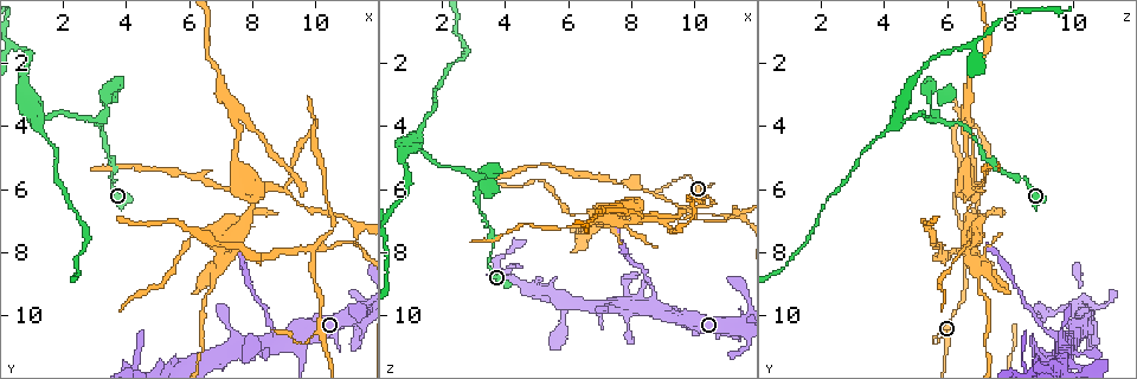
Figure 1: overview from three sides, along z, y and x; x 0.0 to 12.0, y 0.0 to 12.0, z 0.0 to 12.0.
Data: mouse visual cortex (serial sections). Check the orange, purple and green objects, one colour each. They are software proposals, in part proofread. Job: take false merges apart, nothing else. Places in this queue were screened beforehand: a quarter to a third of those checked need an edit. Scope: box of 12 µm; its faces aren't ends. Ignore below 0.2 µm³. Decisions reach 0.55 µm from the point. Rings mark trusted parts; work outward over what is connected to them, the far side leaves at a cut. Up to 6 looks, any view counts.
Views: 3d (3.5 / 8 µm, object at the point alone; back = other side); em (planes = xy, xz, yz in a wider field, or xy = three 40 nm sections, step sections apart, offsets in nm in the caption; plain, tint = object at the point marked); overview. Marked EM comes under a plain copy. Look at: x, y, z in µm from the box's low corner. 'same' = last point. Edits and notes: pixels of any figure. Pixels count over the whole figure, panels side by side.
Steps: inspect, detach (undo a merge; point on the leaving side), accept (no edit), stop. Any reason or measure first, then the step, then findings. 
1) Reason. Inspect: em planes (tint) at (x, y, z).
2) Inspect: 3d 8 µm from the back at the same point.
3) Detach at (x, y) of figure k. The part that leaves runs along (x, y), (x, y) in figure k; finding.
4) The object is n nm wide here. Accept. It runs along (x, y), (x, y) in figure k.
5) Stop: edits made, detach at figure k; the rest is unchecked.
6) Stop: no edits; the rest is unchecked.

Two arms in line, one across. Inspect: 3d 8 µm at (9.5, 11.0, 10.0).

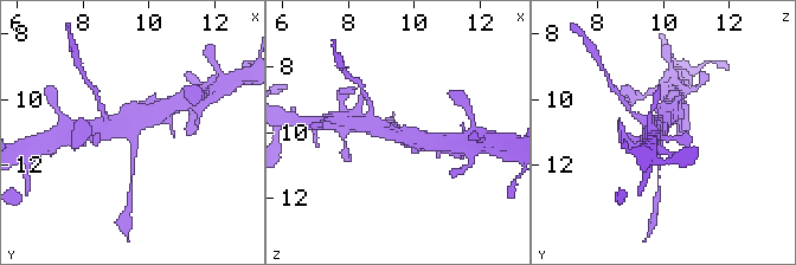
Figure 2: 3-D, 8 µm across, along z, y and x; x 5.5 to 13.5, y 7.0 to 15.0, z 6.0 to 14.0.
3 arms meet here; the arms are 150, 500, 500 nm wide. Inspect: em planes (tint) at the same point.

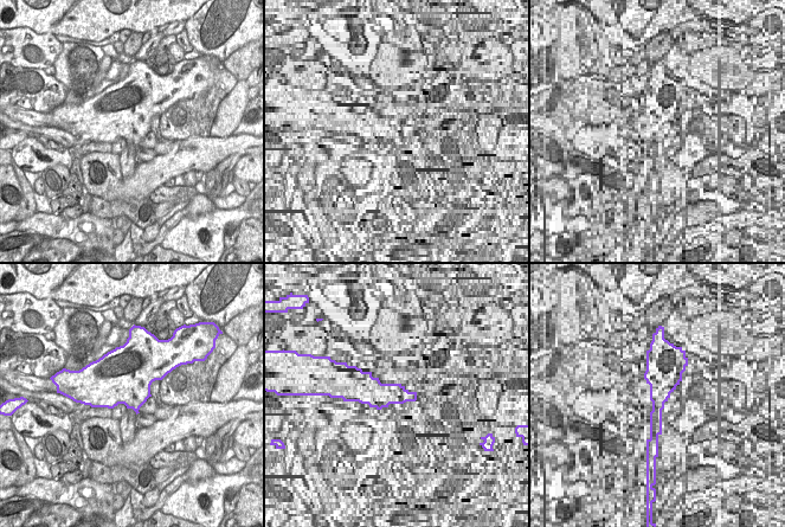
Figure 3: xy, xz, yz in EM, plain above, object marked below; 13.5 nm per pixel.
The object is 700 nm wide here. Accept. It runs along (155, 111), (117, 127), (94, 129) in figure 2; one cell here.

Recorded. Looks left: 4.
Thin neck. Inspect: 3d 3.5 µm at (10.0, 8.0, 6.6).

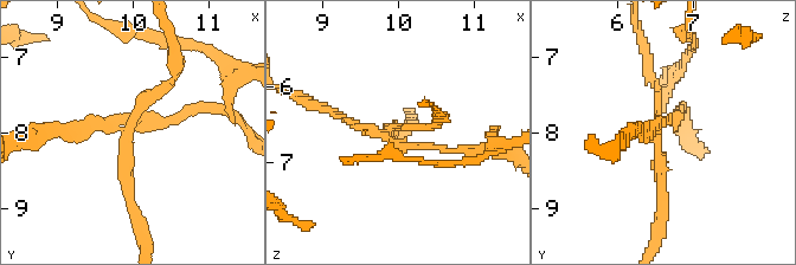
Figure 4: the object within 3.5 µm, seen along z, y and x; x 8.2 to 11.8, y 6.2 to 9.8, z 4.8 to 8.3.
Inspect: em planes (tint) at (9.90, 8.00, 6.50).

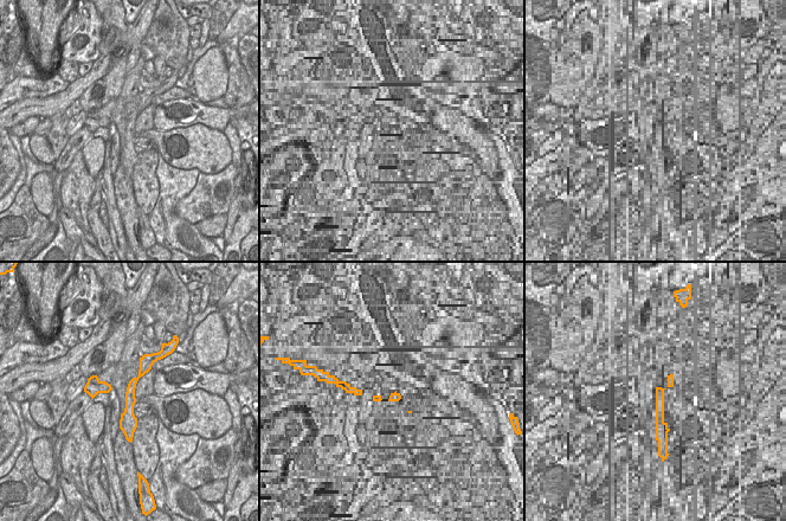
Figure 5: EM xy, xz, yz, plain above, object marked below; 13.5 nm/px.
The arms are 100, 100, 150, 150 nm wide. Detach at (166, 122) of figure 4. Two cells meet here.

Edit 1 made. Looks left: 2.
A narrow waist. Inspect: 3d 8 µm from the back at (10.4, 6.2, 6.3).

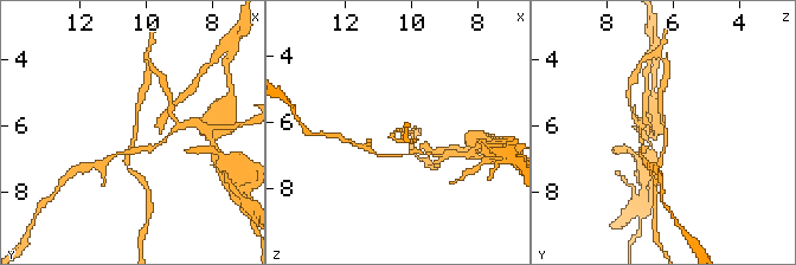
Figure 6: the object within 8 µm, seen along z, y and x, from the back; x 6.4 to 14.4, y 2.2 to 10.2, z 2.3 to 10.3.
The arms are 150, 150 nm wide; now the EM. Inspect: em planes (tint) at (10.4, 6.1, 6.3).

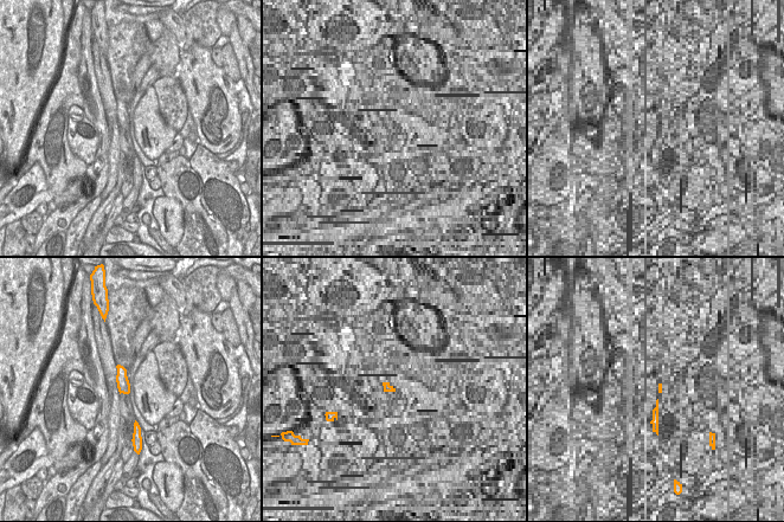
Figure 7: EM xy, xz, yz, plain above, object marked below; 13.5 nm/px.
Accept. All the same cell.

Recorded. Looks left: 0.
Stop: edits made, detach at figure 4; the rest is unchecked.

